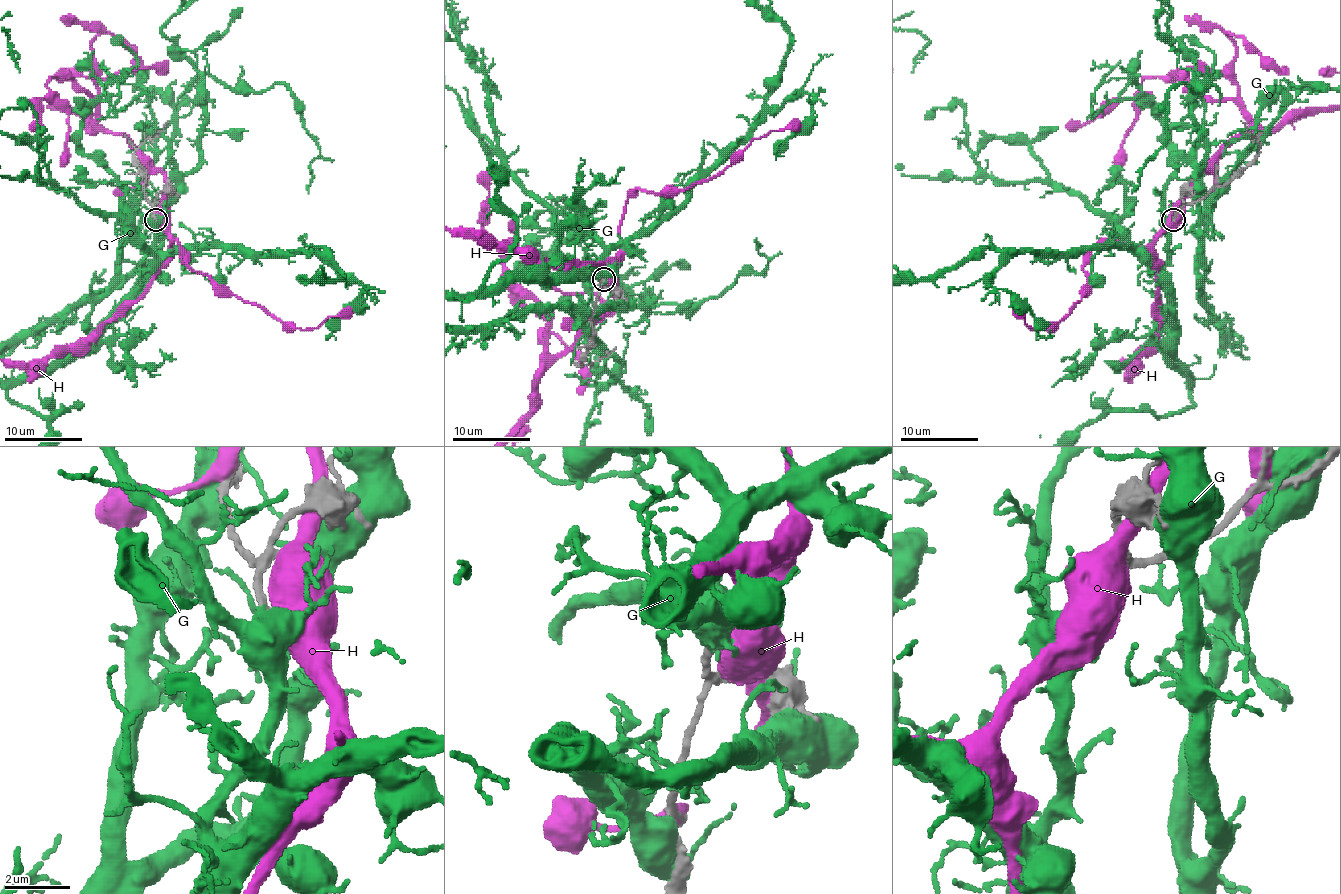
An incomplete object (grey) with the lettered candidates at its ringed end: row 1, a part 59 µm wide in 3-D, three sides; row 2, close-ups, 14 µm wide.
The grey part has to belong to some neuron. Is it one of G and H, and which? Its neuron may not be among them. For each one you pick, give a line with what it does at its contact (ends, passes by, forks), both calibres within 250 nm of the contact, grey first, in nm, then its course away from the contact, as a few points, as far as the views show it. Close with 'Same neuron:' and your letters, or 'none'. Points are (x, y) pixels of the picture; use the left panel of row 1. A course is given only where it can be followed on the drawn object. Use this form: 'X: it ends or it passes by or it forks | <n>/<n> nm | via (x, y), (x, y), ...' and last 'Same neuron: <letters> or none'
Same neuron: none

